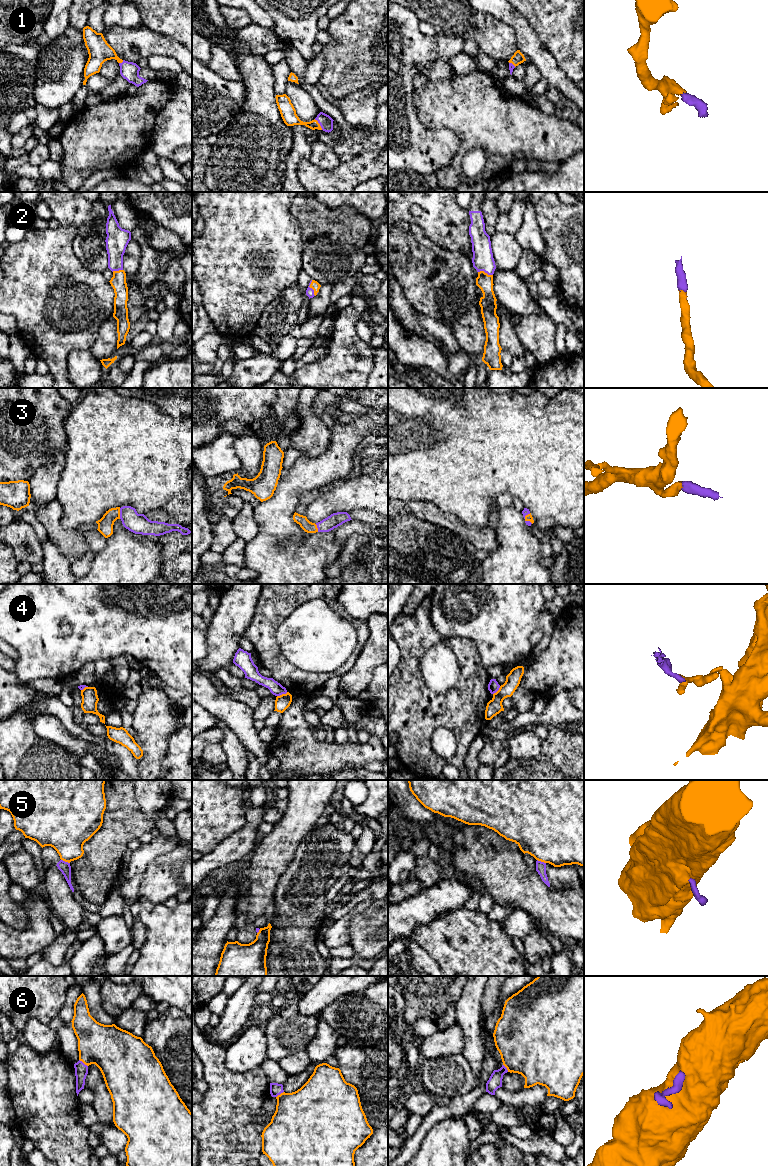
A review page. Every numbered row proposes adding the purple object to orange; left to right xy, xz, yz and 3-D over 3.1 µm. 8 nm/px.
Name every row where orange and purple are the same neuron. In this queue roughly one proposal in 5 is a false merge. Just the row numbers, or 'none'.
1, 2, 3, 6

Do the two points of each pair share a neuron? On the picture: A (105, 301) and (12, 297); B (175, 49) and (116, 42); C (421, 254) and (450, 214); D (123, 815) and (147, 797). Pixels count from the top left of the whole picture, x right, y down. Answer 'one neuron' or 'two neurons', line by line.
A: one neuron
B: one neuron
C: two neurons
D: two neurons

